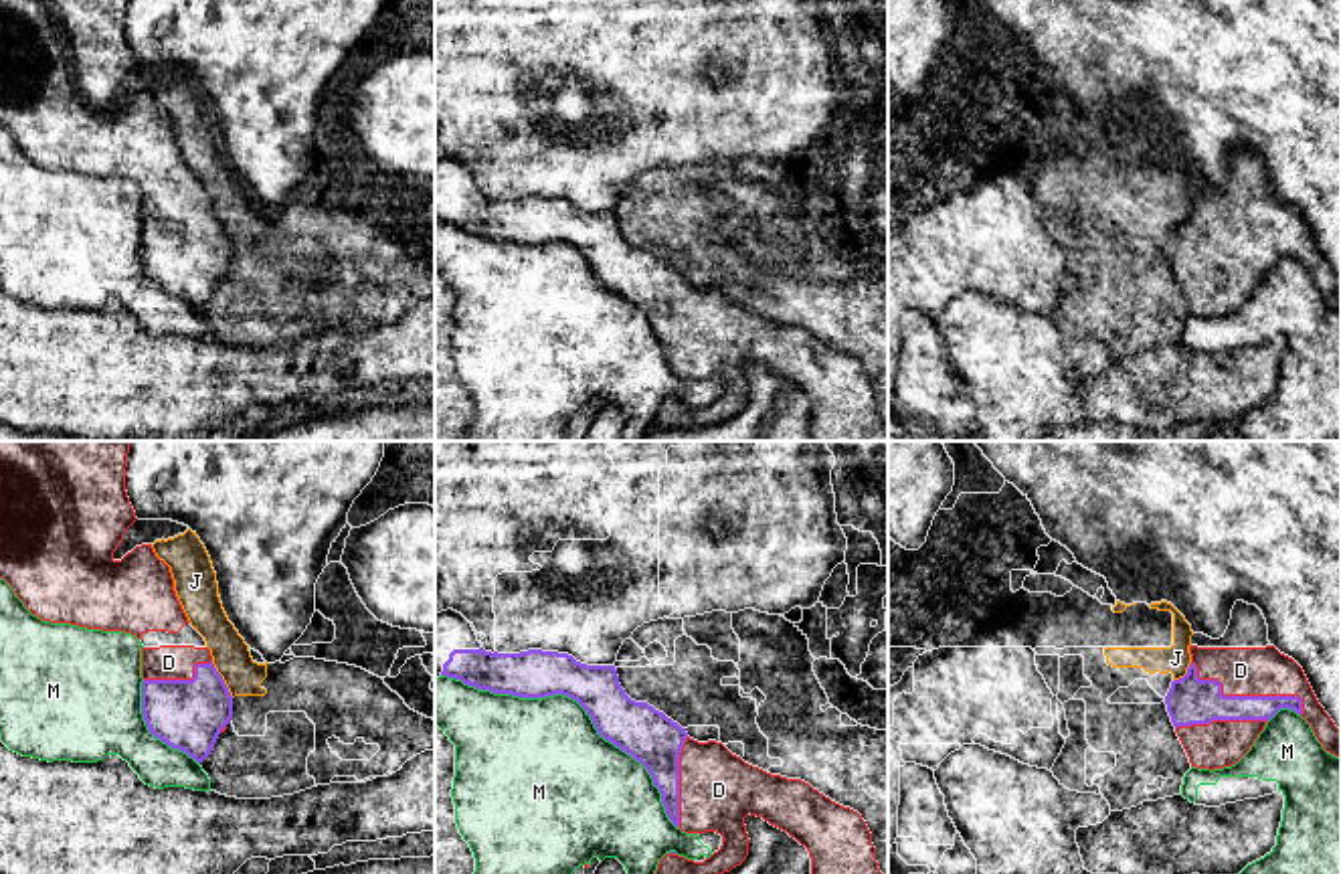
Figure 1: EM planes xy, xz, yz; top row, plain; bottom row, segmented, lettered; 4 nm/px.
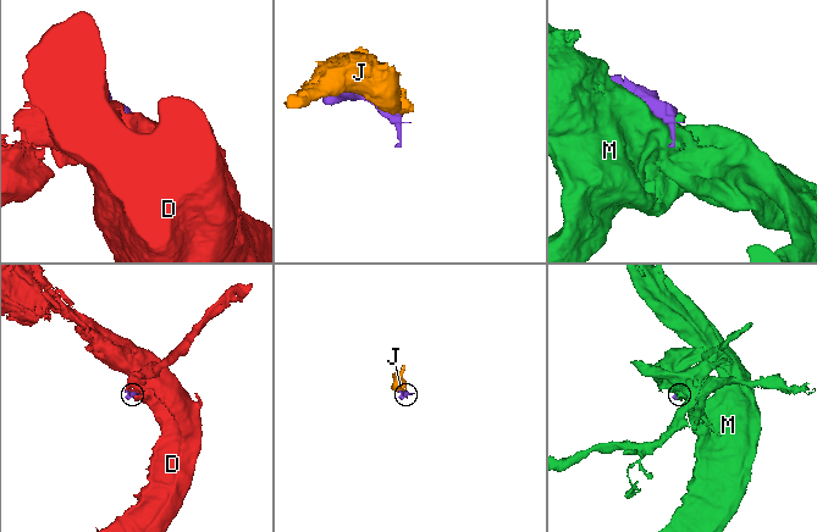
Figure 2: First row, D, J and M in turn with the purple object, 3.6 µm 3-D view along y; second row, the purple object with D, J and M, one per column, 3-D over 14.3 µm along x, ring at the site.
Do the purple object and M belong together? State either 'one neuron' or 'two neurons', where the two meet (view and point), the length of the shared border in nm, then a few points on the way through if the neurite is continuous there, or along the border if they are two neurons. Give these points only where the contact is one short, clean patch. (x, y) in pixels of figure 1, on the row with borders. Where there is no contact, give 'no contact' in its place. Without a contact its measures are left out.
two neurons | xz (577, 701) | 1100 nm

